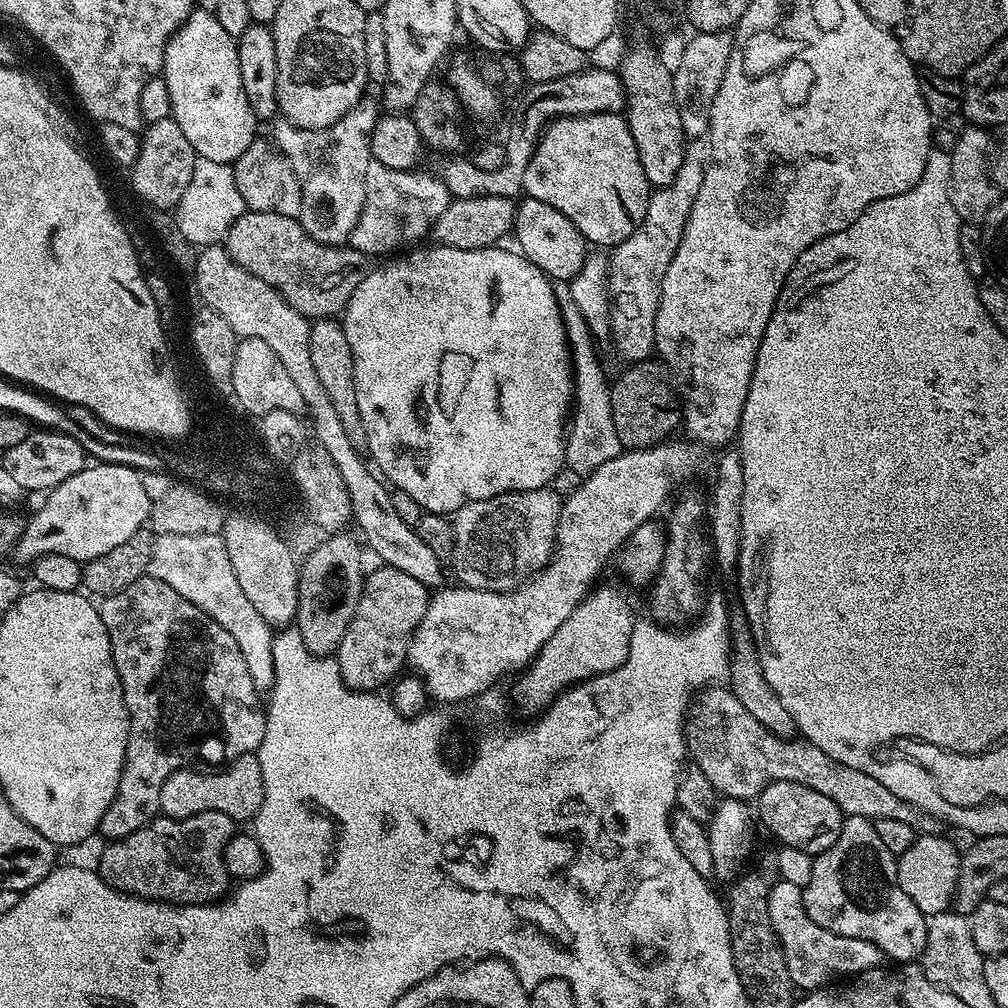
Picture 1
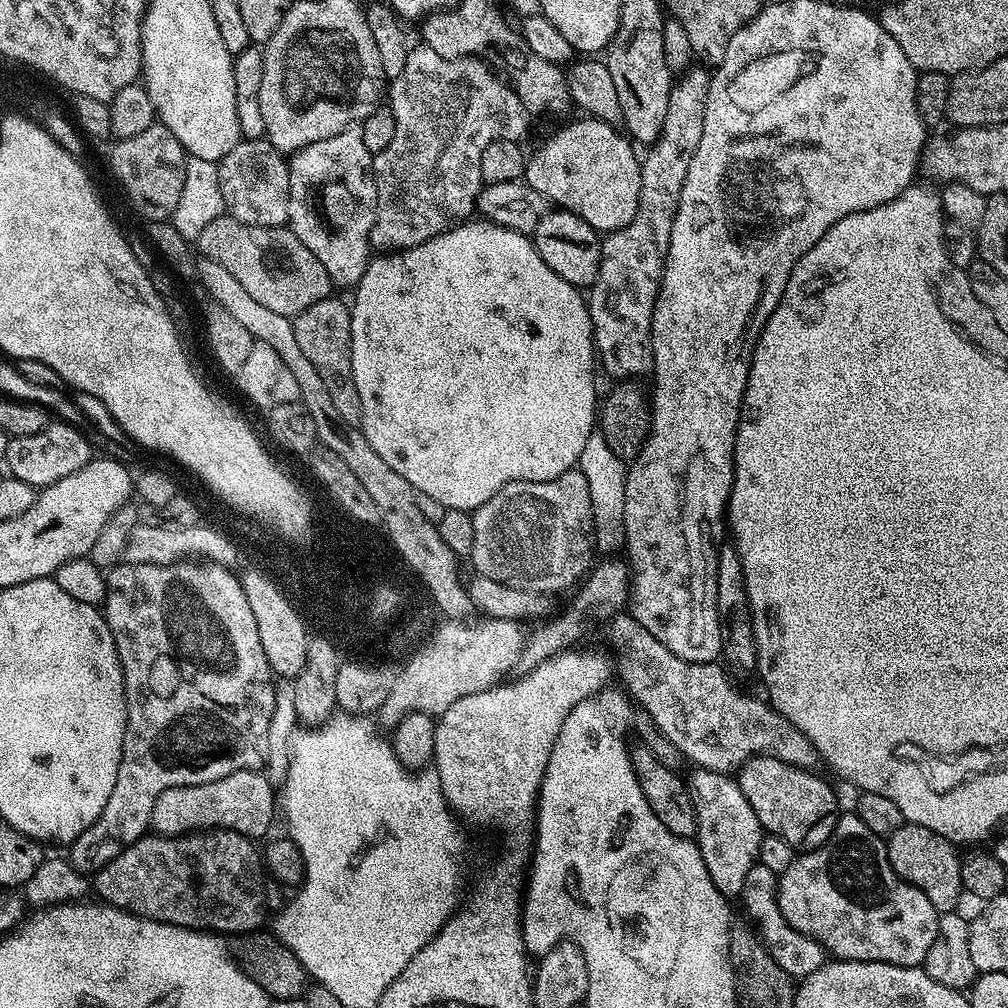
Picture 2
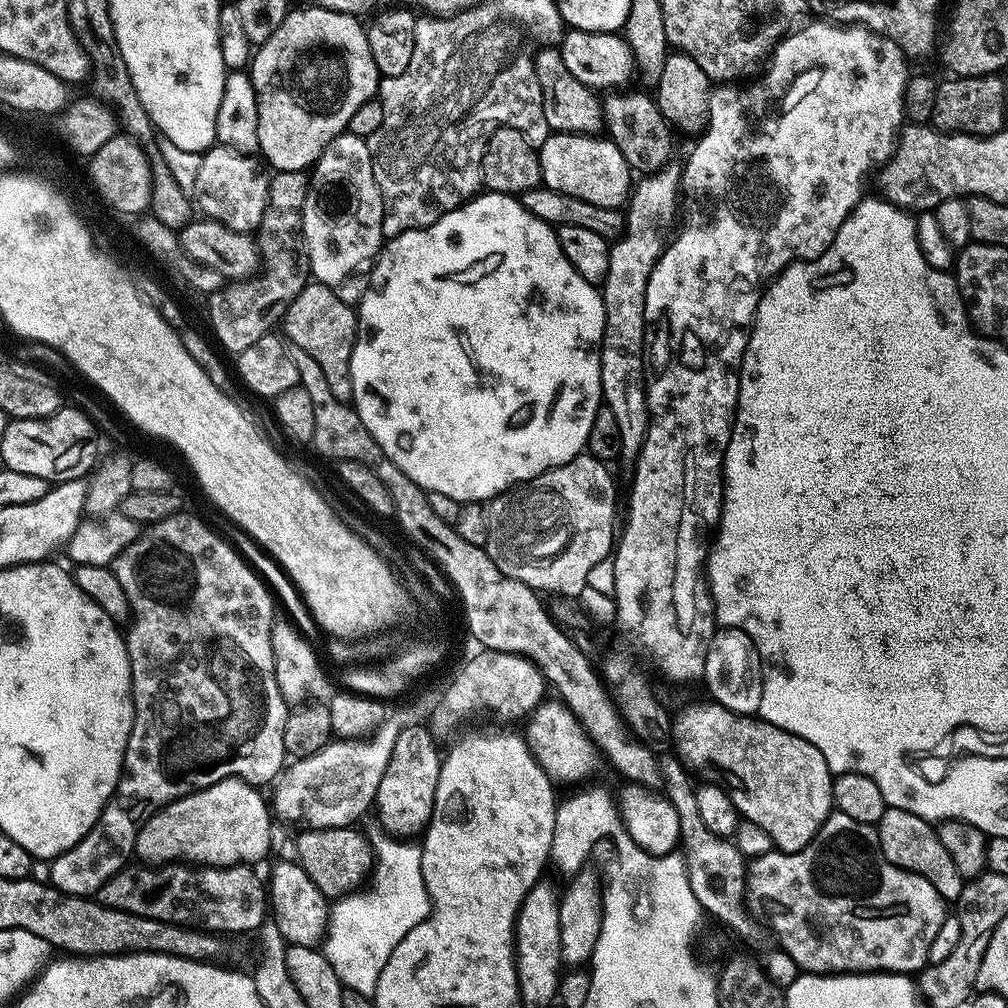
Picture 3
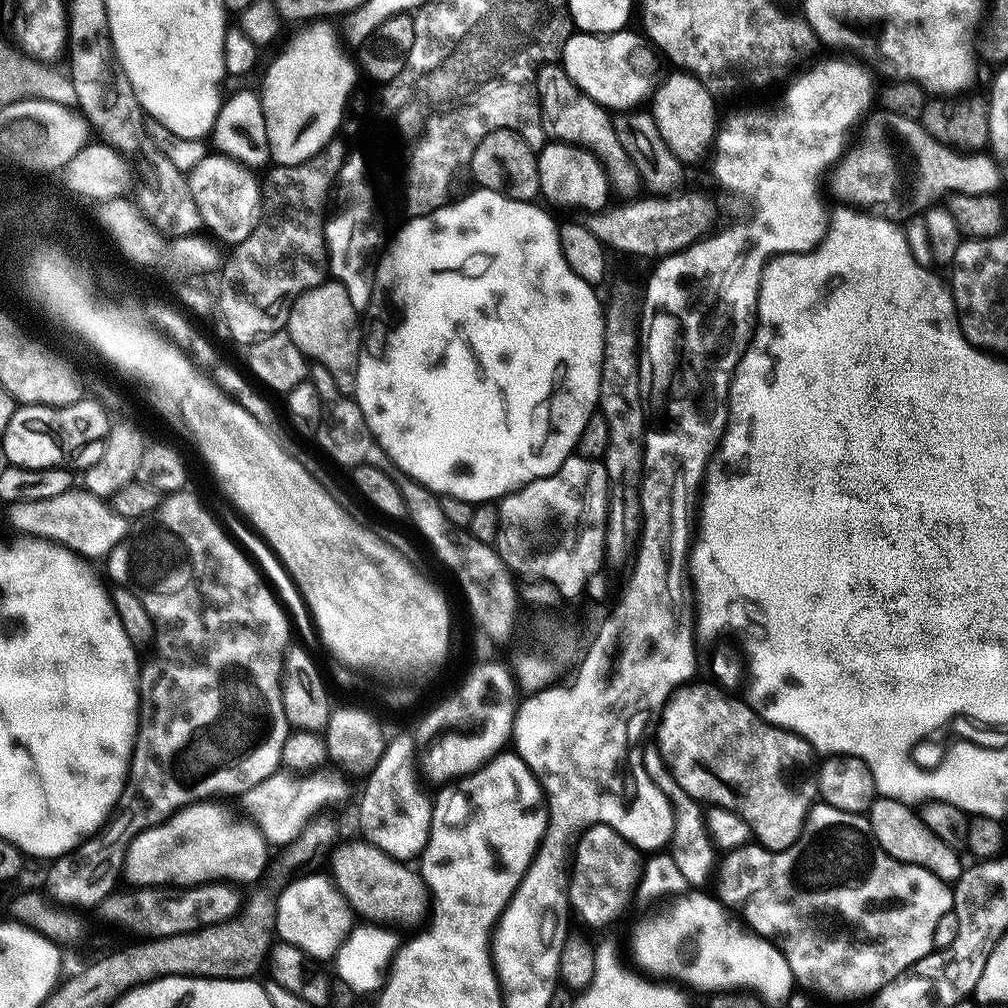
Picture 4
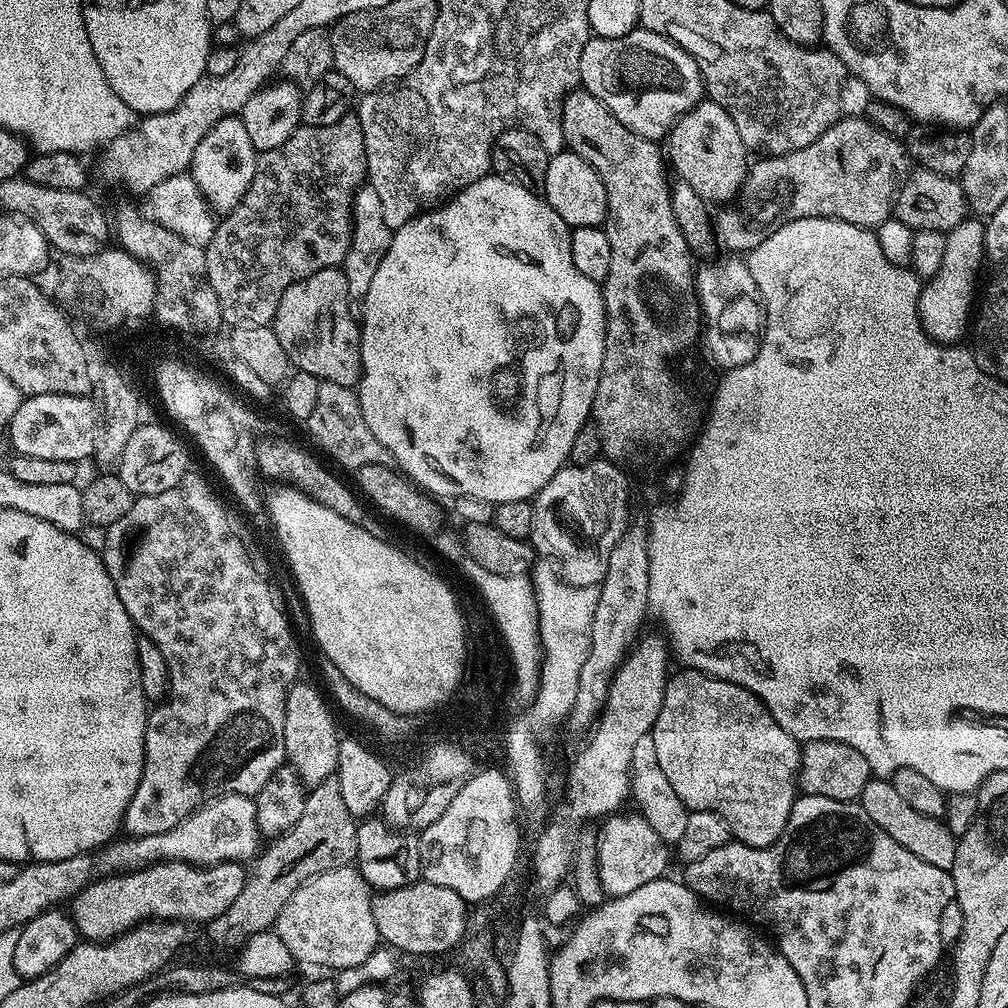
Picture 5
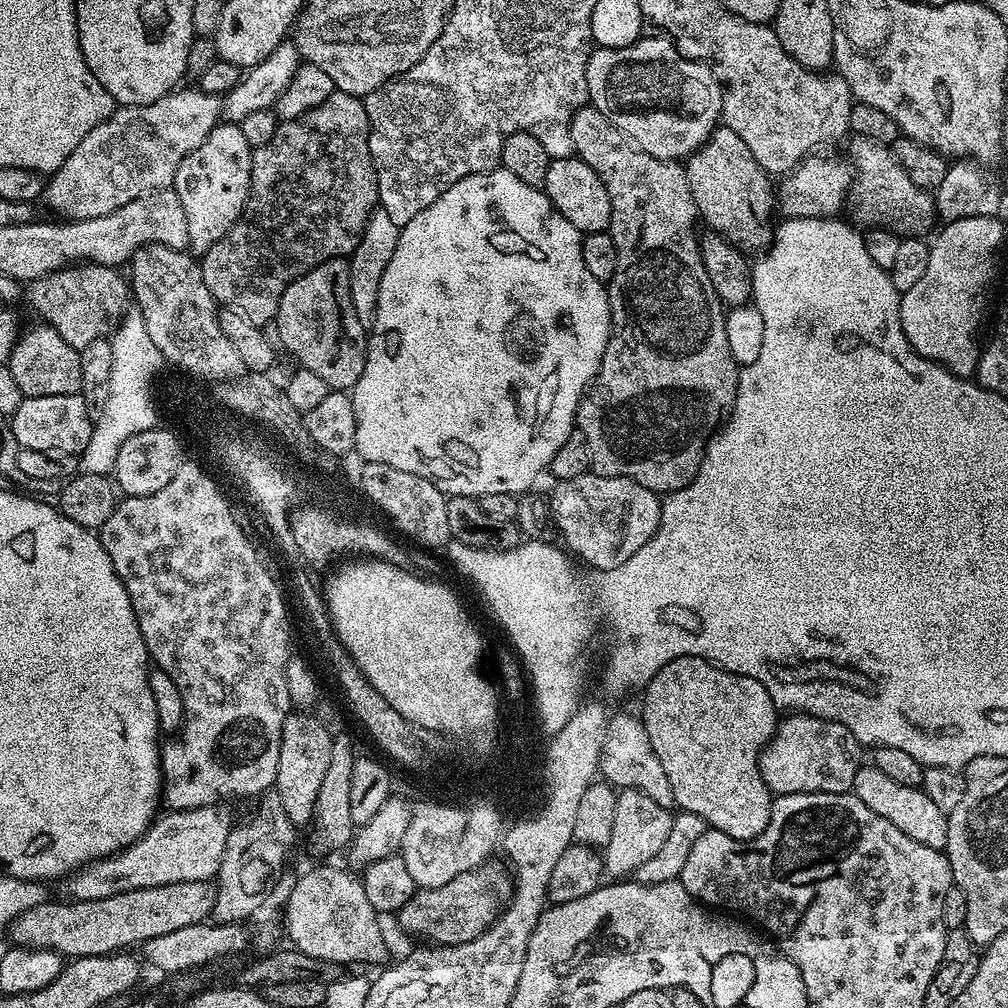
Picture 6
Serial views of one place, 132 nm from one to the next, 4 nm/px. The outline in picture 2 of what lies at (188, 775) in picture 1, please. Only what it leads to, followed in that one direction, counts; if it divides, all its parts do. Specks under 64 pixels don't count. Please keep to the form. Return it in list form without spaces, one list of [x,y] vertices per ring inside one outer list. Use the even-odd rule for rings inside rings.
[[[238,770],[221,780],[198,786],[174,786],[158,794],[150,828],[161,836],[187,836],[189,832],[228,828],[249,838],[267,837],[268,827],[272,824],[272,808],[274,812],[274,785],[265,773]]]

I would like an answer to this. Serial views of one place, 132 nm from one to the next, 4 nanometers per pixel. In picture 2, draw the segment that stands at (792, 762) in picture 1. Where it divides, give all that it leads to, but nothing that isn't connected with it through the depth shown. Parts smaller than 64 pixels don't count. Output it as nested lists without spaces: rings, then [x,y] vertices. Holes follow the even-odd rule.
[[[617,614],[611,617],[611,619],[607,621],[607,624],[608,640],[612,643],[610,652],[614,657],[614,668],[618,673],[618,680],[620,676],[621,682],[619,681],[619,683],[626,689],[627,695],[631,697],[639,707],[644,708],[646,714],[650,714],[650,718],[654,718],[658,730],[662,730],[662,734],[666,734],[666,738],[670,738],[670,742],[674,742],[674,746],[678,746],[678,750],[682,750],[685,761],[687,761],[689,765],[697,768],[705,768],[710,771],[732,774],[741,768],[748,760],[751,760],[752,757],[762,755],[773,756],[787,764],[793,764],[799,768],[807,768],[809,770],[815,769],[817,767],[815,764],[819,765],[821,763],[820,755],[816,753],[815,746],[810,742],[810,738],[806,738],[806,734],[802,734],[802,730],[798,730],[798,726],[794,726],[786,718],[782,718],[782,714],[778,714],[775,708],[769,706],[763,699],[760,699],[761,701],[755,700],[752,696],[746,696],[742,692],[736,692],[735,686],[728,681],[727,674],[716,665],[716,662],[710,662],[714,664],[703,664],[703,659],[700,658],[694,660],[682,659],[678,654],[672,652],[671,647],[669,647],[665,641],[654,638],[654,634],[650,634],[650,630],[643,628],[642,625],[640,625],[630,614]]]

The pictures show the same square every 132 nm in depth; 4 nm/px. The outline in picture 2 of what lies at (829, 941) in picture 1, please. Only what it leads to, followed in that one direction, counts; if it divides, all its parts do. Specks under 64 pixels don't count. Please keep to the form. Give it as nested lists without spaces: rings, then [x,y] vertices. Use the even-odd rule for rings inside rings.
[[[759,862],[755,863],[749,871],[742,893],[744,908],[748,911],[749,918],[747,919],[758,929],[760,939],[764,941],[774,962],[778,962],[778,966],[782,966],[782,970],[786,970],[788,976],[803,978],[814,974],[814,970],[818,970],[826,963],[826,953],[821,944],[814,942],[814,938],[806,938],[806,934],[798,934],[798,930],[794,930],[790,922],[782,918],[782,910],[778,906],[776,897],[777,879],[777,873],[769,870],[767,866],[762,866]]]

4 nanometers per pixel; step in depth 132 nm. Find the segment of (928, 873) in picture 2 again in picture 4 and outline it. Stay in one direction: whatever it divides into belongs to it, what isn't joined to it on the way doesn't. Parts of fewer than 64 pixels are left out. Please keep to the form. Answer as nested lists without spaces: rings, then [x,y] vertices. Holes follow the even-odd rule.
[[[877,795],[867,810],[867,818],[874,830],[874,838],[878,838],[878,846],[890,854],[890,858],[898,858],[898,862],[906,862],[914,866],[922,866],[930,870],[938,878],[955,882],[961,874],[961,853],[957,849],[946,846],[926,822],[922,822],[919,811],[915,807],[898,802],[889,796]]]

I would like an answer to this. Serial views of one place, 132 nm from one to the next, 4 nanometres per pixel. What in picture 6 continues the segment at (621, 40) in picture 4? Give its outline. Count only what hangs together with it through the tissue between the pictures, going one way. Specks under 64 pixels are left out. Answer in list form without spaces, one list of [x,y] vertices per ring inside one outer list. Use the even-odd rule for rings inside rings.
[[[660,34],[635,40],[630,46],[621,48],[597,47],[586,66],[586,82],[591,107],[597,108],[633,144],[646,150],[659,160],[683,161],[702,147],[710,134],[721,123],[722,94],[707,63],[690,60],[676,51],[675,43]]]

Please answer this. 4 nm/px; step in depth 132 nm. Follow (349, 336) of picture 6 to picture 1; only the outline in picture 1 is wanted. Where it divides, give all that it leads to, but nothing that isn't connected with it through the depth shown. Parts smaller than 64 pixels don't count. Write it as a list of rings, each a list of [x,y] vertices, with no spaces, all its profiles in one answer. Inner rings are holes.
[[[316,318],[311,321],[310,359],[314,361],[314,370],[326,389],[338,418],[342,421],[342,430],[350,438],[354,450],[364,454],[368,451],[366,426],[362,426],[362,414],[358,410],[358,390],[354,386],[354,354],[350,354],[350,342],[346,342],[346,330],[336,318]]]

